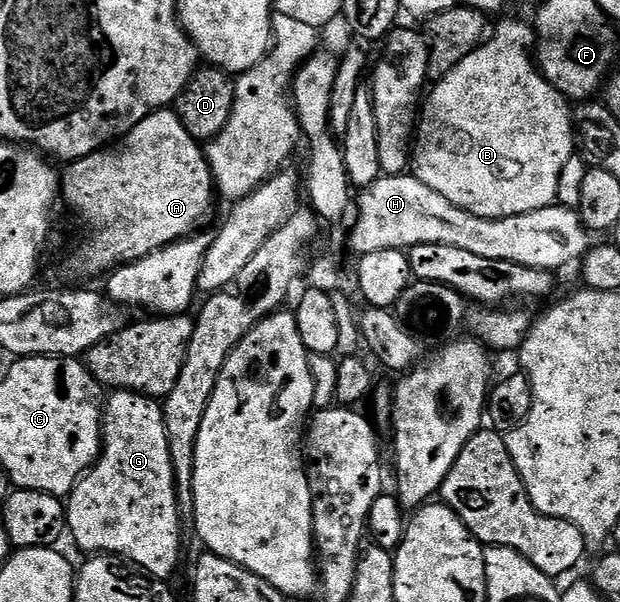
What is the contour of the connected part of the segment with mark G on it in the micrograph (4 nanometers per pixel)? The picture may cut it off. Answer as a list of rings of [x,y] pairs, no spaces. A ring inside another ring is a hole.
[[[115,390],[105,399],[102,453],[97,462],[78,479],[64,505],[69,537],[74,537],[75,544],[87,550],[87,555],[109,554],[127,563],[135,562],[142,569],[139,571],[158,580],[169,579],[169,574],[177,572],[178,561],[182,558],[184,523],[178,516],[172,456],[168,452],[168,432],[164,428],[162,407],[155,399],[137,394],[135,390]]]

